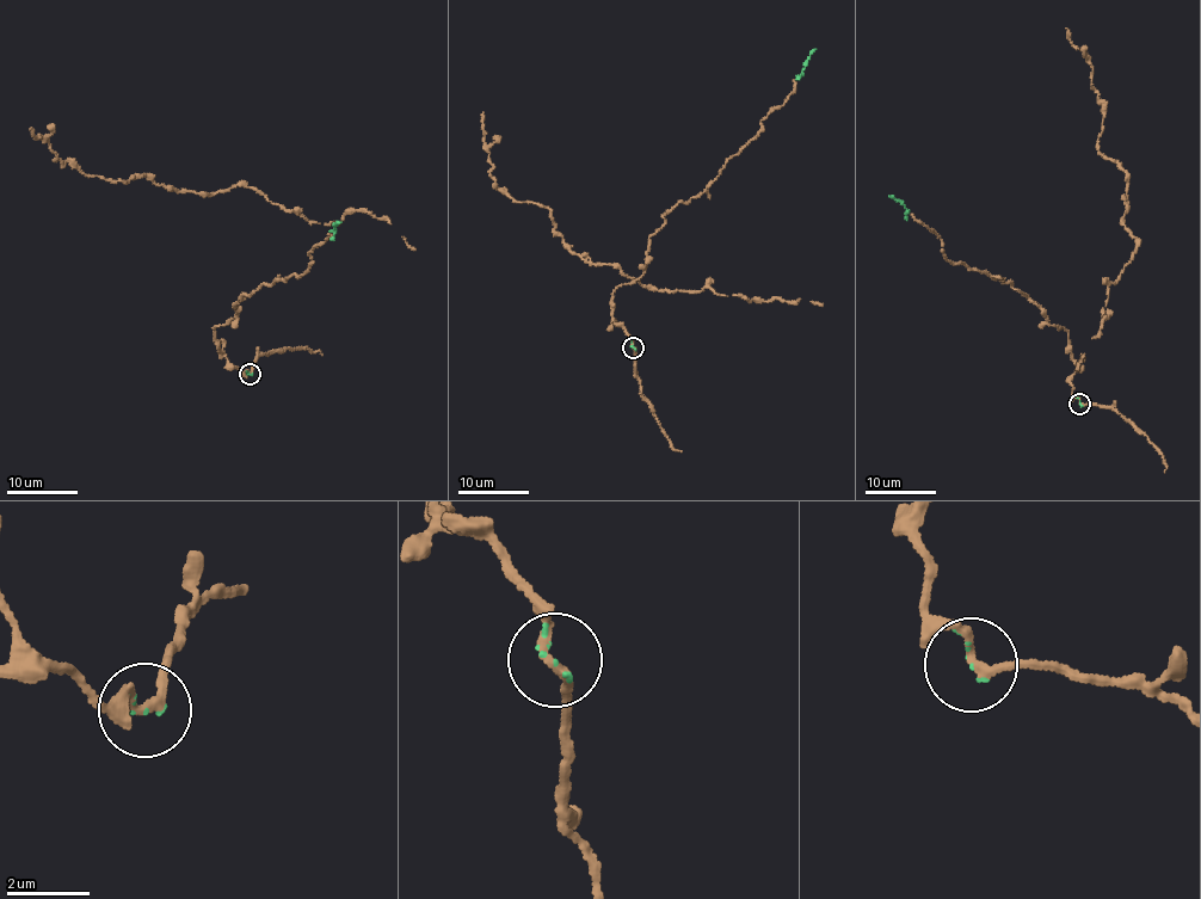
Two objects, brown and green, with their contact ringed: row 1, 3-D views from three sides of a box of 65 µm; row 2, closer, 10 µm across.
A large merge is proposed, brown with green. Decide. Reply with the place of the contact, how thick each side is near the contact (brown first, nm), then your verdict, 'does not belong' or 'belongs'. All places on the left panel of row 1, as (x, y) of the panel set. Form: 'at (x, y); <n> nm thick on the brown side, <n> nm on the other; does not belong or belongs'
at (250, 374); 200 nm thick on the brown side, 80 nm on the other; belongs

